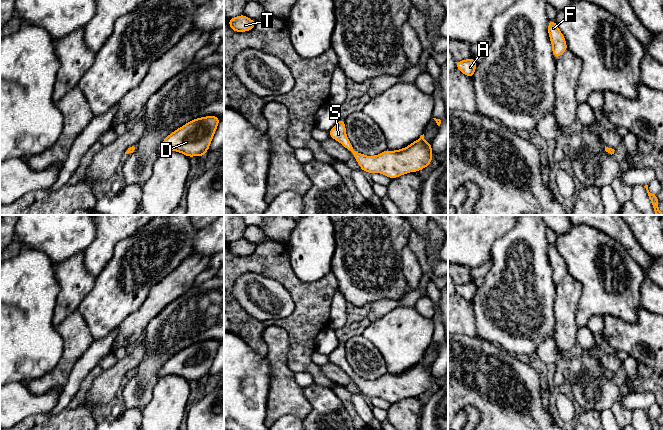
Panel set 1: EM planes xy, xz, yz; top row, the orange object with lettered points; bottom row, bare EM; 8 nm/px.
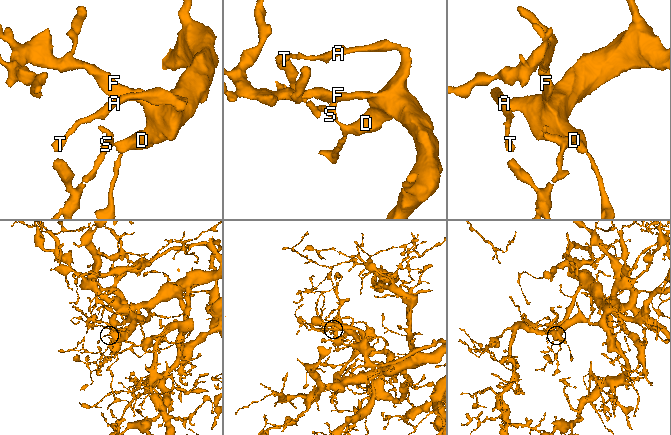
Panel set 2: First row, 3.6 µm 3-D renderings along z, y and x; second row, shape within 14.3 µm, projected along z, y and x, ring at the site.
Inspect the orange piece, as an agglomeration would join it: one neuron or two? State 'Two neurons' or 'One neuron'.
One neuron

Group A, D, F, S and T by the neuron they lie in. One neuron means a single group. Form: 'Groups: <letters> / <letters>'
Groups: A D F S T

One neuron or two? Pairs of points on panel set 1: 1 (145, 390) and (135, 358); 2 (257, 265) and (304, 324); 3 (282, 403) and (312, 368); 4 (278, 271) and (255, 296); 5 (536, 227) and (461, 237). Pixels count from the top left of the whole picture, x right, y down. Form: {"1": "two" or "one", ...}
{"1": "two", "2": "one", "3": "two", "4": "two", "5": "two"}

